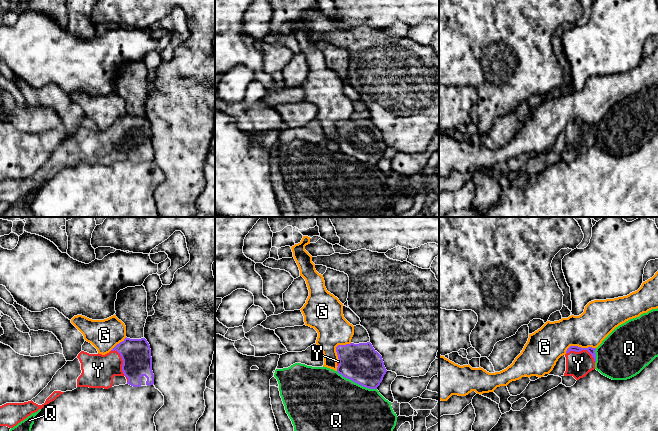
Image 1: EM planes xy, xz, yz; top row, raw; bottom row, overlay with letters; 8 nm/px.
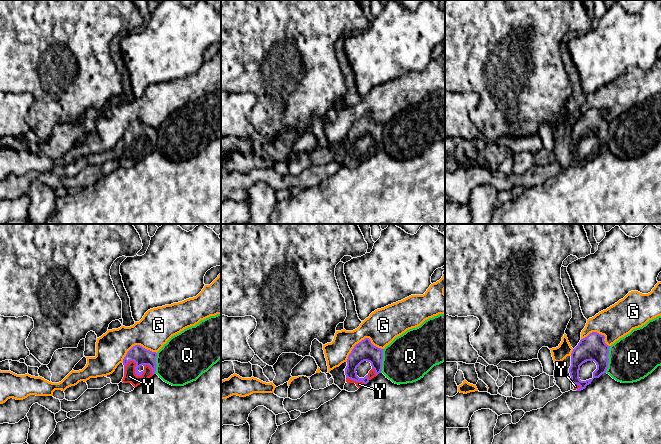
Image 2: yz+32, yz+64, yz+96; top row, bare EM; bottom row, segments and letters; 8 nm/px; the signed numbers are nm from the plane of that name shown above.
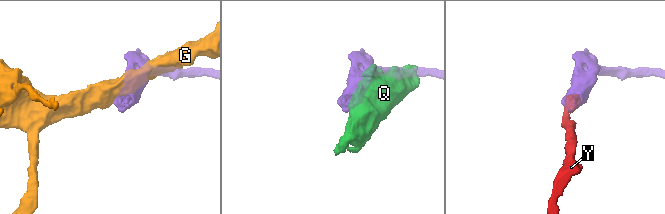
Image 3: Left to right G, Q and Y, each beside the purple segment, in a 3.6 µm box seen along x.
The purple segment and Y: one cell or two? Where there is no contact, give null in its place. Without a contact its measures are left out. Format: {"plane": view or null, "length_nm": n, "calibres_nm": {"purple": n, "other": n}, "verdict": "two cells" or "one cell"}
{"plane": "xy", "length_nm": 300, "calibres_nm": {"purple": 240, "other": 260}, "verdict": "one cell"}

